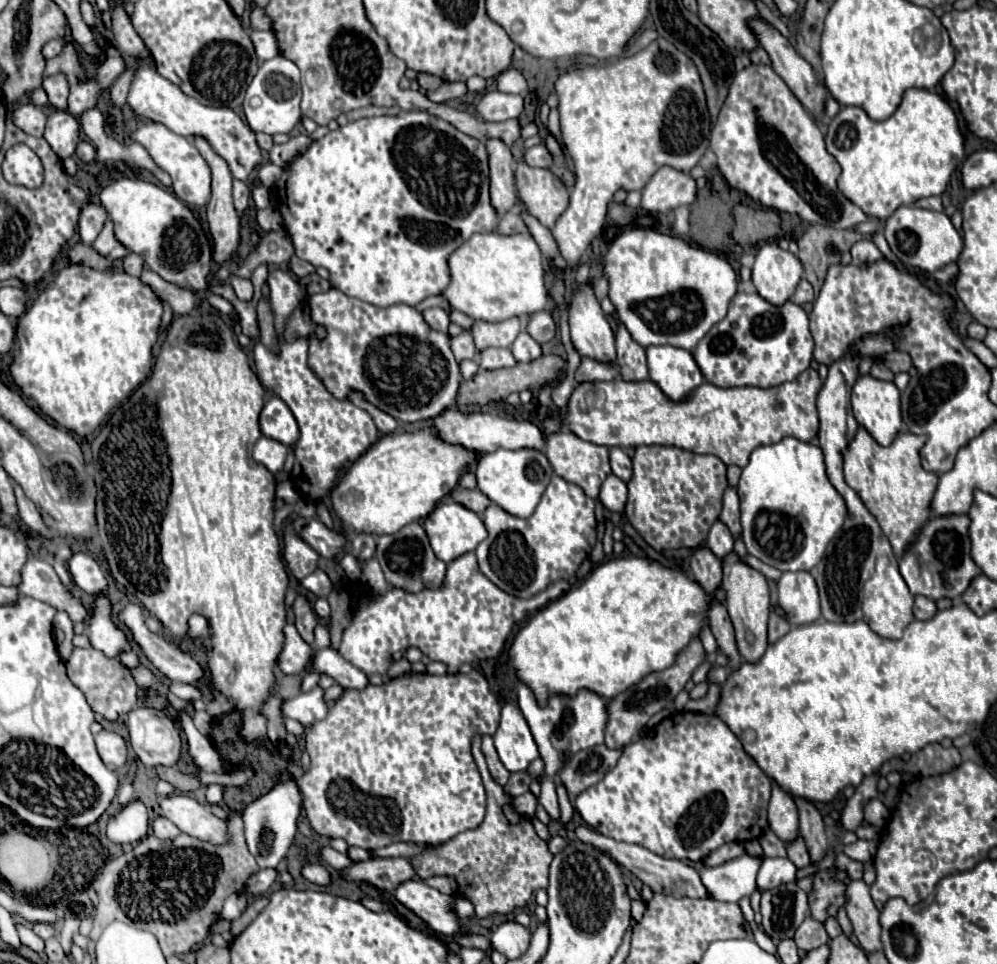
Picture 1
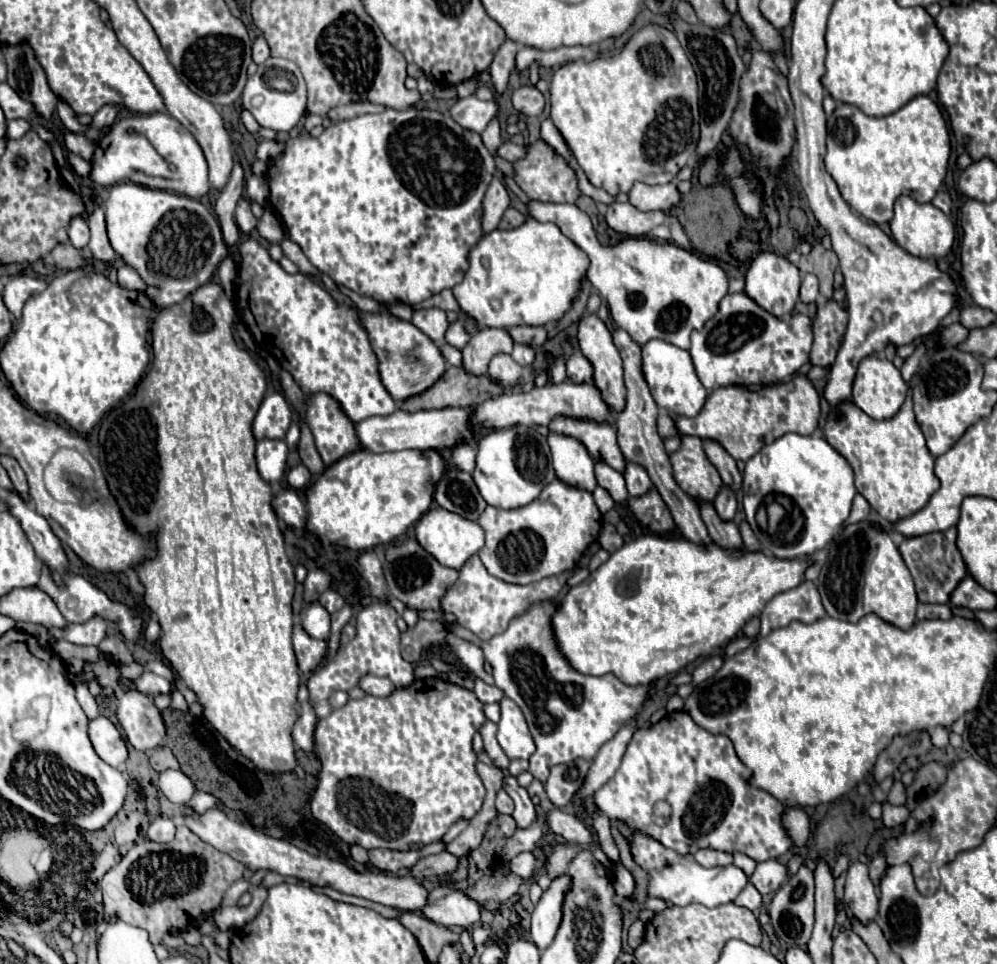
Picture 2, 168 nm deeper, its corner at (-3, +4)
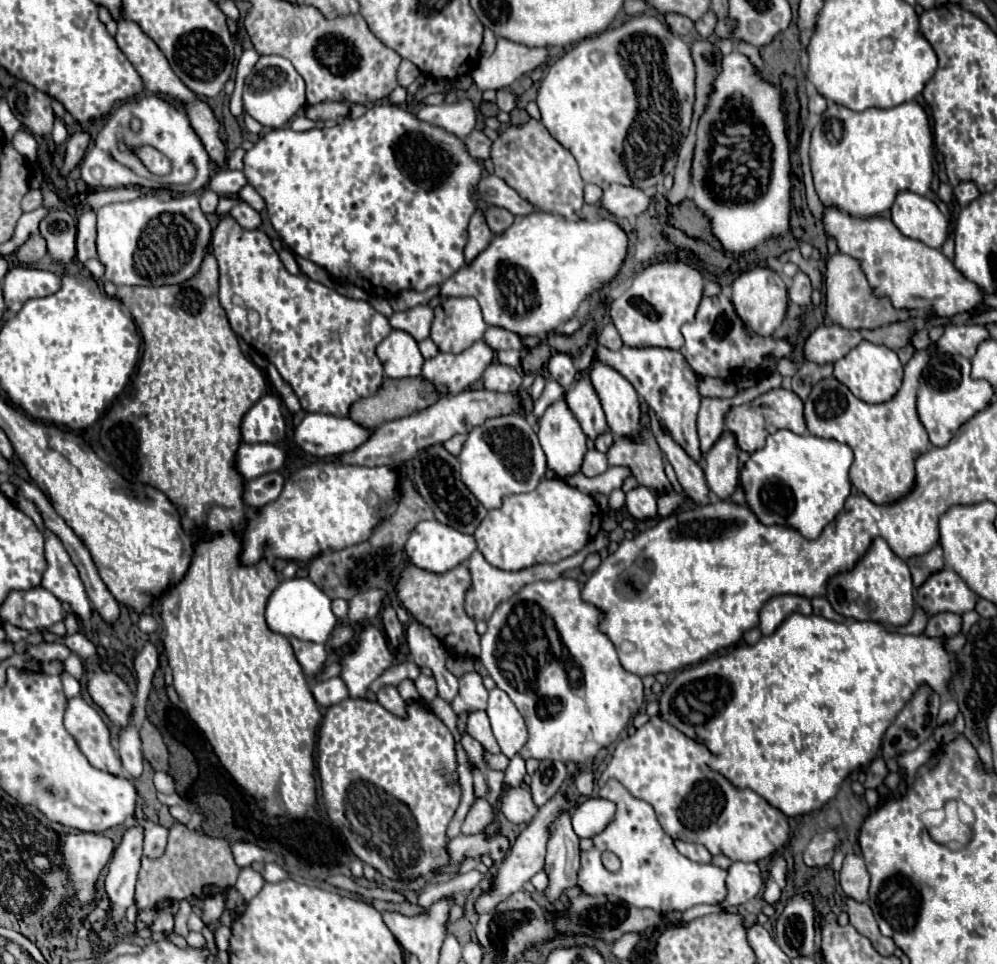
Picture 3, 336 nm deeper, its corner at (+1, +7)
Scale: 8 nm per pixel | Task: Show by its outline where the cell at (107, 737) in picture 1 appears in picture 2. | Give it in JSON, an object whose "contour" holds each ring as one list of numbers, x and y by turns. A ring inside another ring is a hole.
{"contour":[[103,715,89,721,89,739,95,753,111,767,123,767,127,761,127,747,117,727]]}

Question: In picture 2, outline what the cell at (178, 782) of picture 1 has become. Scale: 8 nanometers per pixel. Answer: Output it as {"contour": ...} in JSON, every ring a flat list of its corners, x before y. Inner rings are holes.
{"contour":[[161,745,149,753,149,763,155,771,165,771,165,769,179,769,179,763,171,749,167,745]]}

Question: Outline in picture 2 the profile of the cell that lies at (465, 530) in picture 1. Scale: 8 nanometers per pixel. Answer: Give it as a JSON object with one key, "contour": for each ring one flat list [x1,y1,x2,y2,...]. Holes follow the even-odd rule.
{"contour":[[431,507,417,521,417,525,415,525,415,539,441,565,459,571,463,567,463,563,483,547,485,533,481,531,481,527,475,521,461,519,461,515,453,515,449,511,441,511,441,507]]}

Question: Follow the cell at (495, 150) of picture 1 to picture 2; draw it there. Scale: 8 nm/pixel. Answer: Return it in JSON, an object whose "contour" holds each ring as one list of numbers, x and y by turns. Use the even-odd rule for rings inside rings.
{"contour":[[493,179,487,193,485,193,485,199,483,199,483,233,489,233,493,229,497,229,499,221,501,221,501,215,505,213,505,209,509,207,509,195,507,195,507,189,505,185,501,183,501,179]]}

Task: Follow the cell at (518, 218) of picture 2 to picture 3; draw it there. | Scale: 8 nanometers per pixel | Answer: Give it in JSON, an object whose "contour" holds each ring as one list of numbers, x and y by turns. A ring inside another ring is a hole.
{"contour":[[489,206,487,208,487,222,489,222,489,228,493,234,501,234,501,232,505,232,505,228,509,228,509,224,515,222,515,216,505,208]]}

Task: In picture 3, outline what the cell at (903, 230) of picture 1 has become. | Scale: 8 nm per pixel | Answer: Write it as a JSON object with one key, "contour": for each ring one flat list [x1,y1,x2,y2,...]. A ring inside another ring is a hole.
{"contour":[[899,192,891,206,891,220,903,236,921,240,931,248,941,248,947,240,949,220,937,204,915,192]]}

